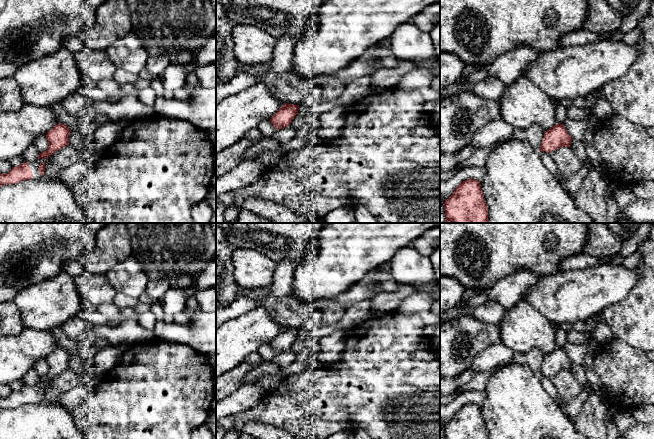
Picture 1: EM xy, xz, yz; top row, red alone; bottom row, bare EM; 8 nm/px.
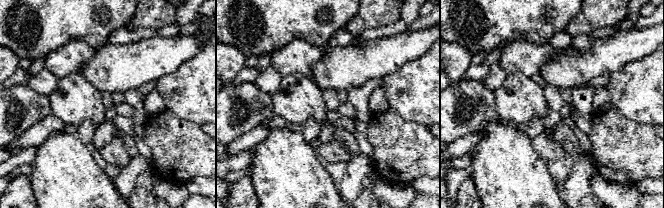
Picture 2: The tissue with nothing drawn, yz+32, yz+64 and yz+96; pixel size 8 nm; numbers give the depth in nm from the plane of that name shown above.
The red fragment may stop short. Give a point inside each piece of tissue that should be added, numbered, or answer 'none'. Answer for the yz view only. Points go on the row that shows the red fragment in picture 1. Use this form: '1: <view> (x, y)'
none

